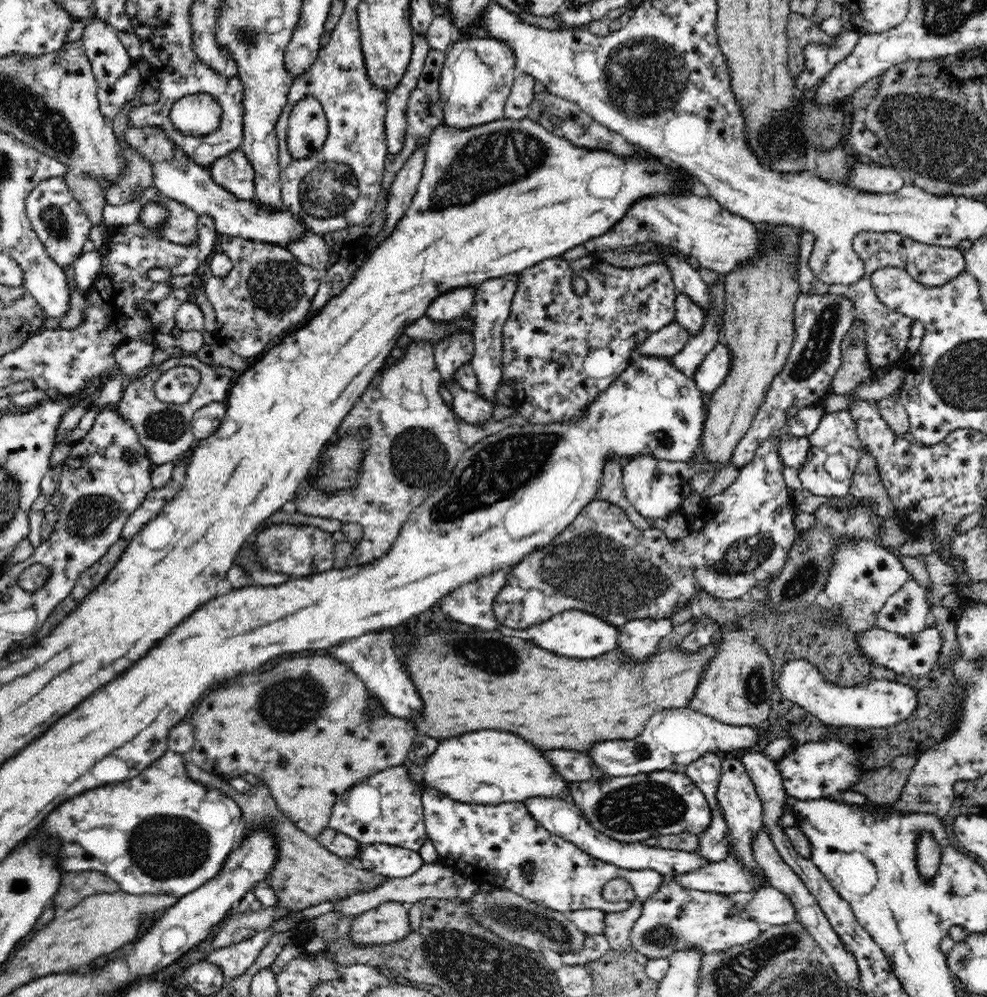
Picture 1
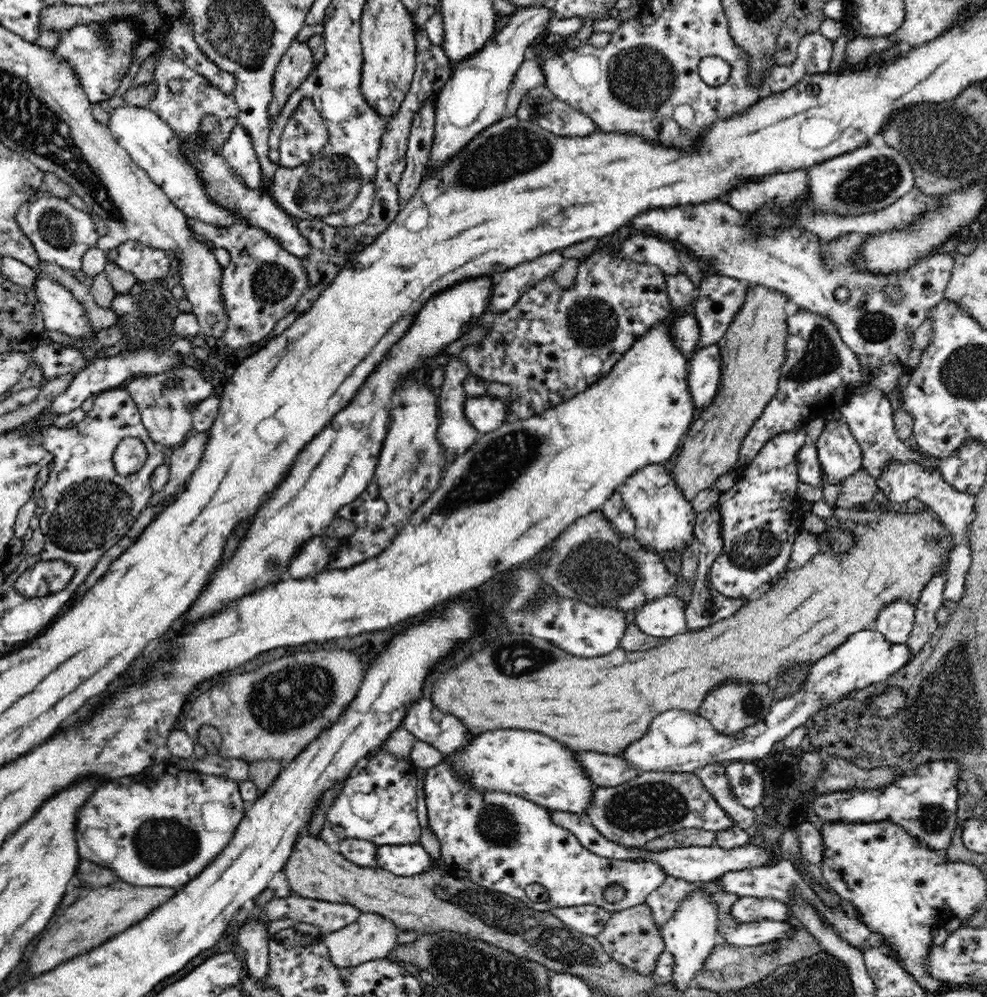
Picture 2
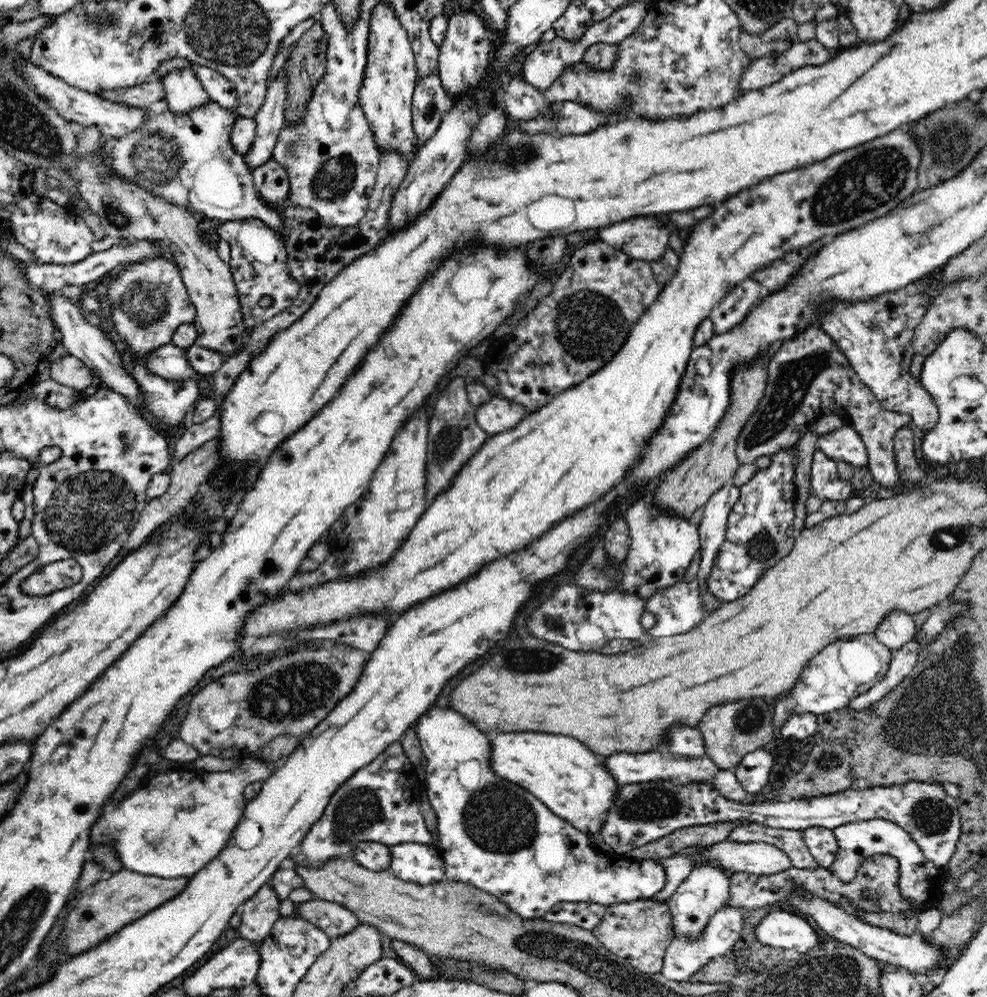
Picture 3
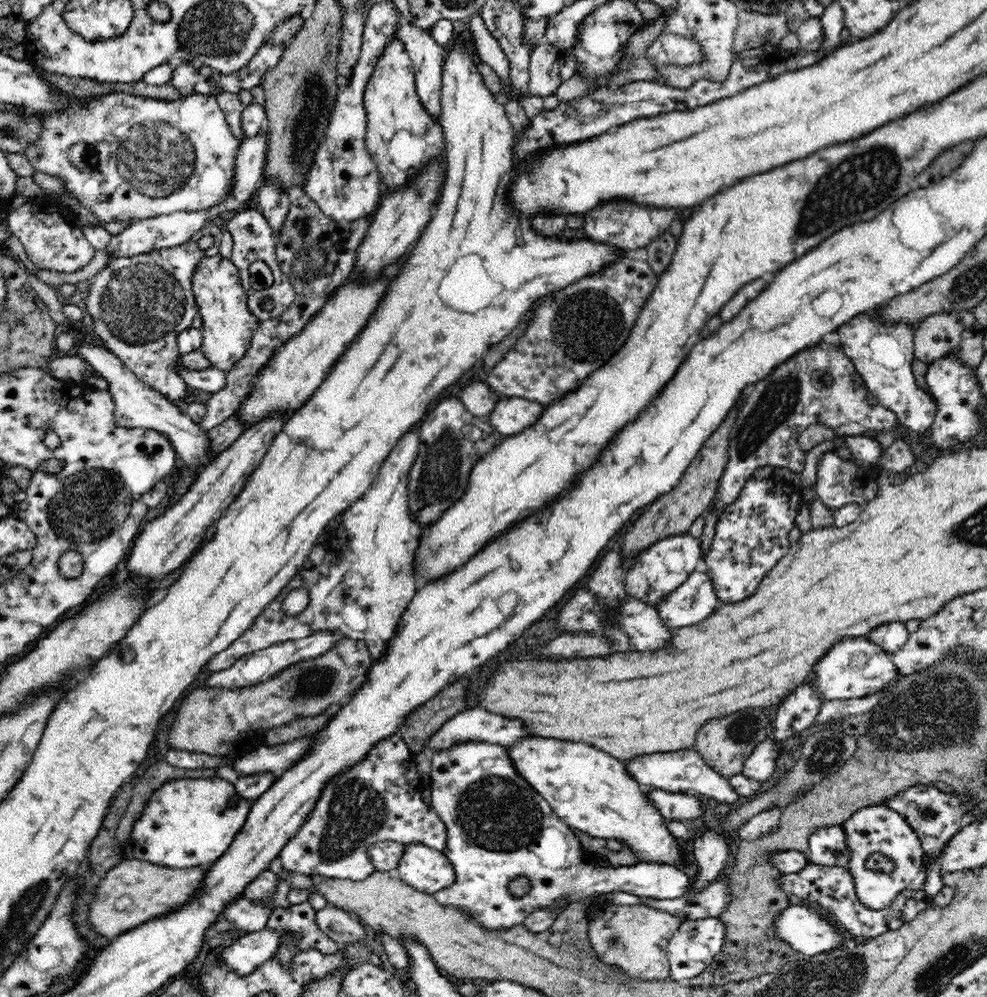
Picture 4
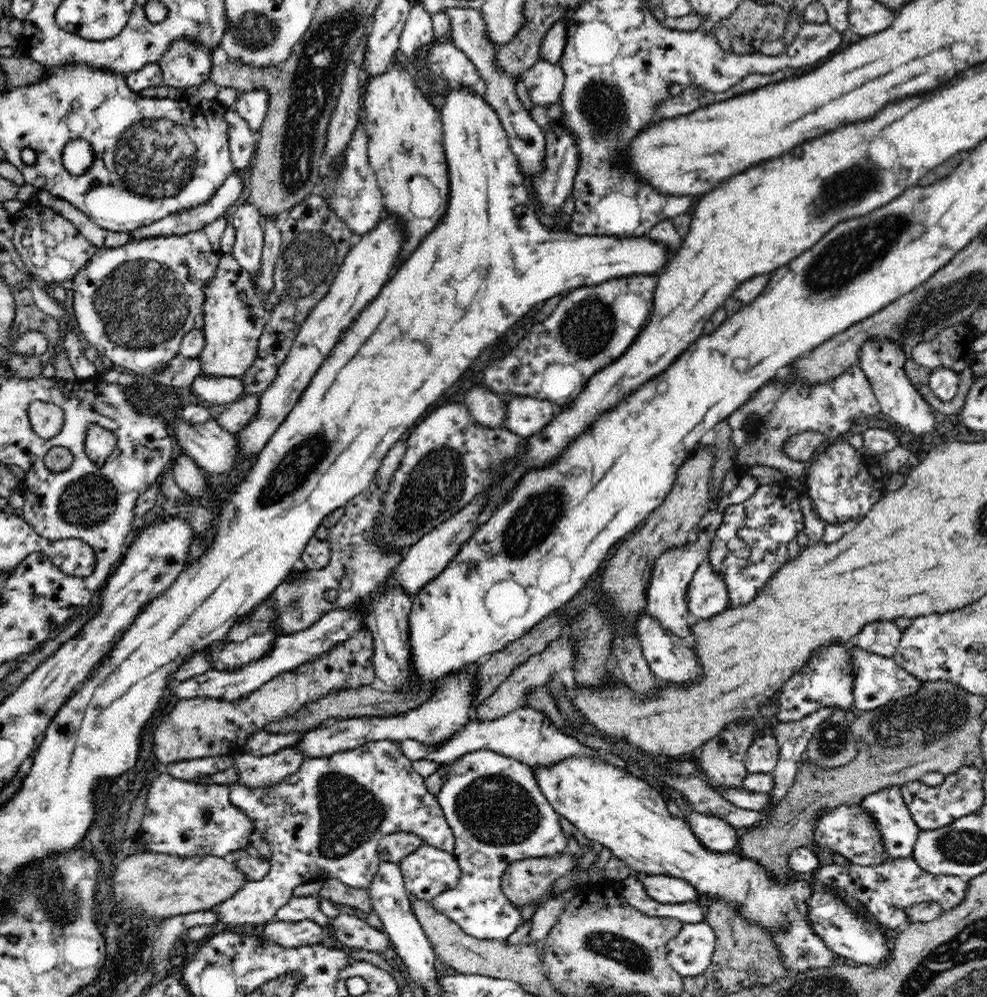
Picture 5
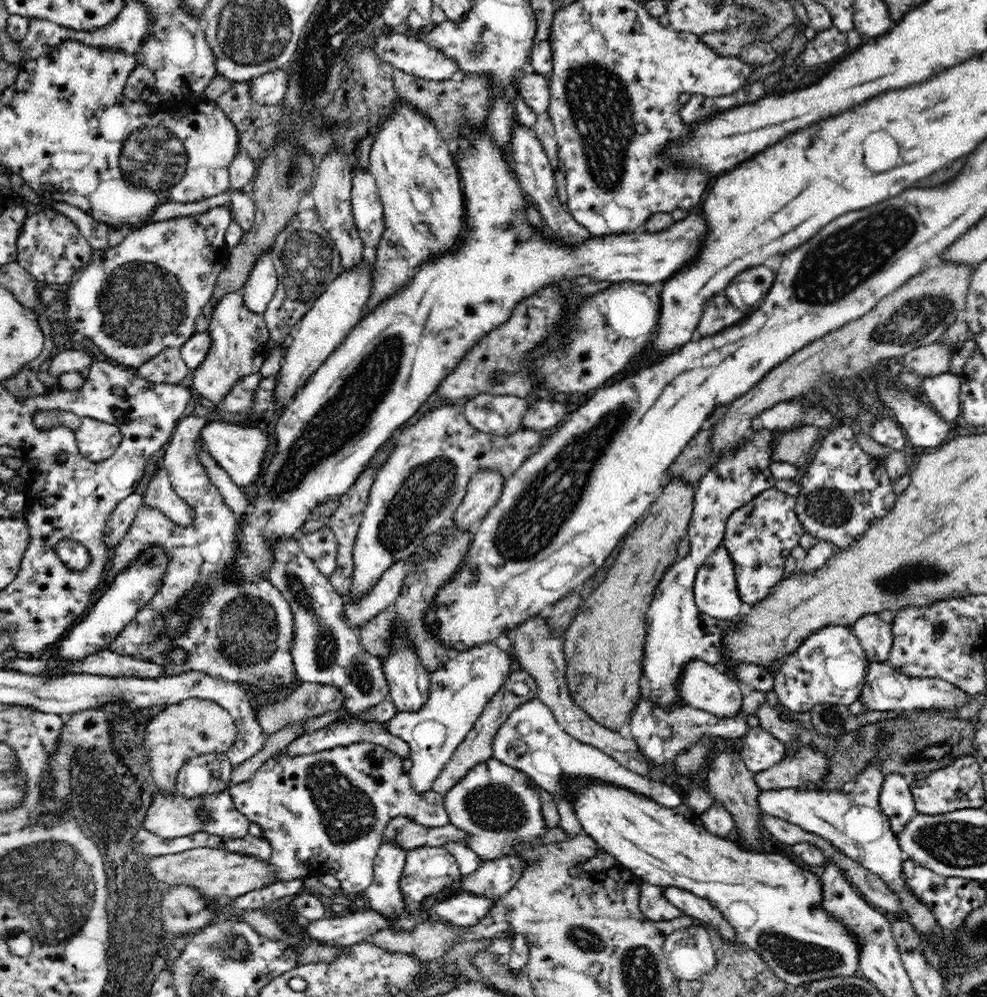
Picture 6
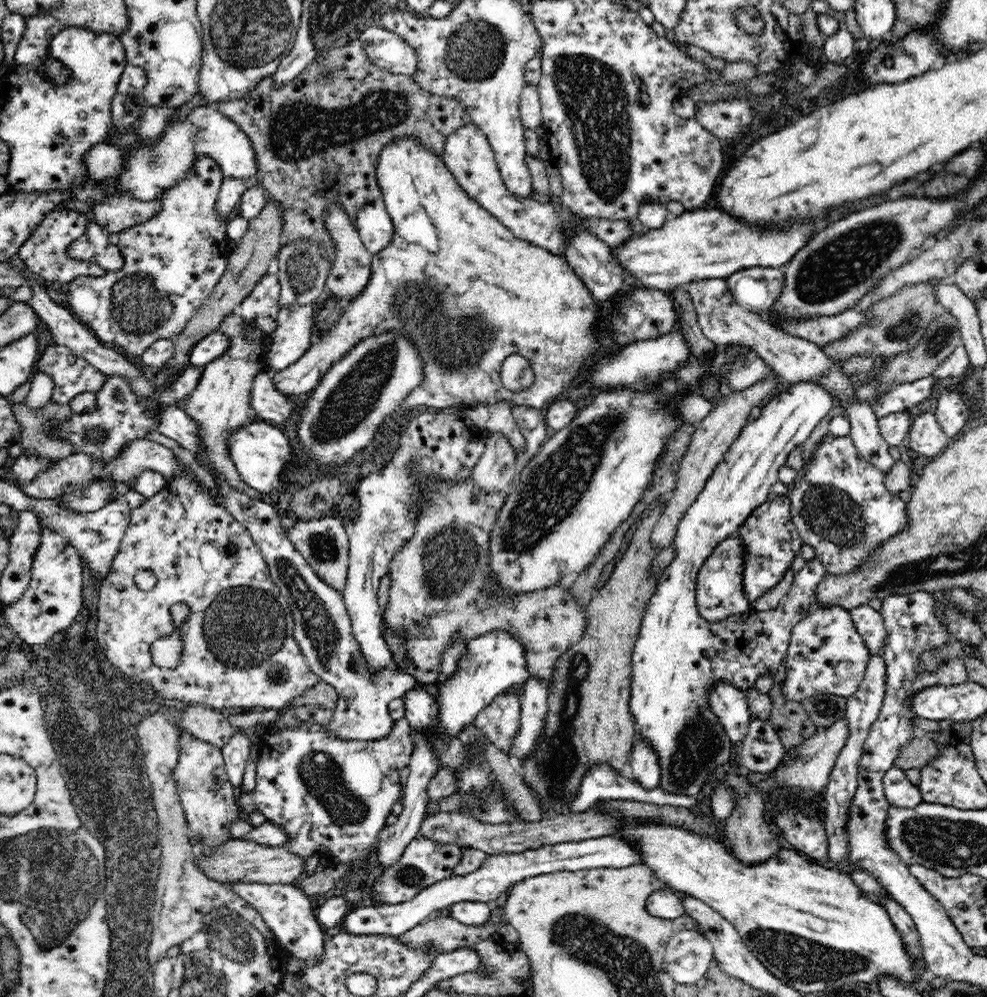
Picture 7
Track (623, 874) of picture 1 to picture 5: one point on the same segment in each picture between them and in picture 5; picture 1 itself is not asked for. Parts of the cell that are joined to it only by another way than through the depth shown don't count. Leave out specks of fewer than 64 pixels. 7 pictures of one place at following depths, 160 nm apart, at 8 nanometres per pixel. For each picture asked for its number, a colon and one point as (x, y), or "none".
2: (503, 842)
3: (499, 838)
4: (499, 828)
5: (493, 804)

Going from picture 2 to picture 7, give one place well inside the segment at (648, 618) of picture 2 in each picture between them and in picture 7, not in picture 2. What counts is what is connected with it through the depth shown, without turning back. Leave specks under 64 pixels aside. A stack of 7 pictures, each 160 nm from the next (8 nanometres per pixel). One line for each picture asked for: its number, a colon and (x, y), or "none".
3: (677, 608)
4: (692, 601)
5: (707, 595)
6: (715, 589)
7: (719, 589)

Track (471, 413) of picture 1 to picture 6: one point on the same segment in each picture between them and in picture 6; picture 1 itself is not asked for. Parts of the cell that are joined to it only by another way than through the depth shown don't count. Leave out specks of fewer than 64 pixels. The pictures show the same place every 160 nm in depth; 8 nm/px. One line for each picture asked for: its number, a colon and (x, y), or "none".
2: (487, 413)
3: (497, 416)
4: (512, 415)
5: (525, 416)
6: (542, 415)

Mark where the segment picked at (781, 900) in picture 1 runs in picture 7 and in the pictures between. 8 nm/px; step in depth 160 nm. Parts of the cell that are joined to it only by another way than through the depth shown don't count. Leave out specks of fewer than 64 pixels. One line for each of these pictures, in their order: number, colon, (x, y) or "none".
2: (747, 909)
3: (684, 957)
4: (692, 949)
5: (690, 953)
6: (689, 952)
7: (688, 955)

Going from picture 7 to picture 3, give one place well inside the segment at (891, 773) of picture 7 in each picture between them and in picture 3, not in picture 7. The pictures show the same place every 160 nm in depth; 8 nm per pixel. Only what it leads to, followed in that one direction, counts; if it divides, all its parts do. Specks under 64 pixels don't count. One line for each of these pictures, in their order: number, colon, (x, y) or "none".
3: (920, 882)
4: (878, 828)
5: (898, 830)
6: (896, 800)

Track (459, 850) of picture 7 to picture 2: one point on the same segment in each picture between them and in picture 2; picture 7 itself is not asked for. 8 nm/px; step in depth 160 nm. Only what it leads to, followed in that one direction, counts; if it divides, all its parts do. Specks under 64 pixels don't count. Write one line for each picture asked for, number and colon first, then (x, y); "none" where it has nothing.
2: (407, 860)
3: (422, 864)
4: (426, 869)
5: (427, 872)
6: (428, 871)

